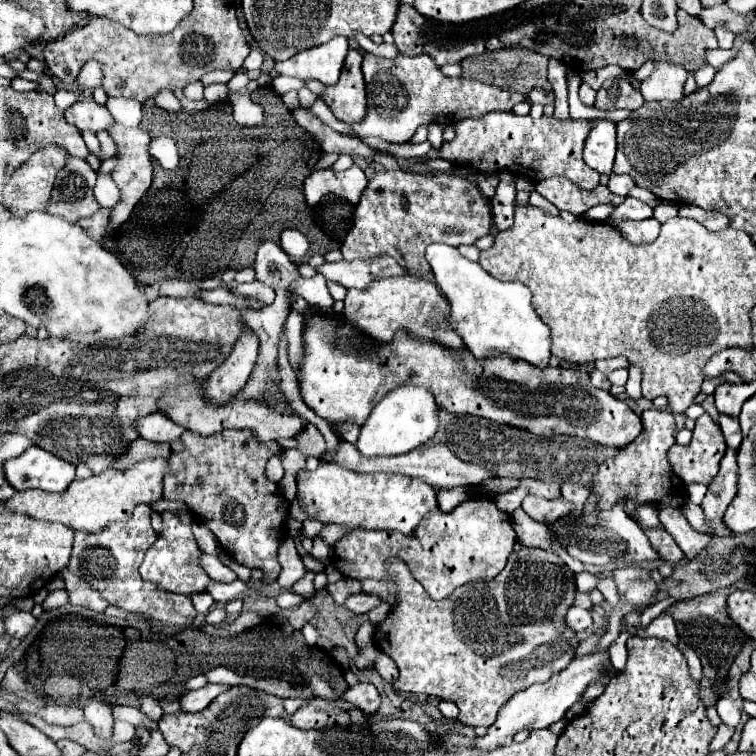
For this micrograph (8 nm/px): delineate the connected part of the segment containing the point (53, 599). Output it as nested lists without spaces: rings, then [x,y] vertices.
[[[53,590],[47,594],[45,602],[43,602],[43,610],[51,610],[51,608],[59,608],[63,604],[67,604],[69,596],[67,596],[67,590]]]

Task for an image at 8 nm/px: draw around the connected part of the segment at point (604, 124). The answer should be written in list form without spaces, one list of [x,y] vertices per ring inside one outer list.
[[[609,120],[593,122],[593,132],[589,132],[589,140],[585,140],[583,160],[589,168],[597,170],[599,174],[605,174],[605,176],[613,174],[615,122],[609,122]]]

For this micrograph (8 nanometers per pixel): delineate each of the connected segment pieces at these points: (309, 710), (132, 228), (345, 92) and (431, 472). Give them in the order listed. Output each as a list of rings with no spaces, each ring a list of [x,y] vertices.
[[[313,698],[307,704],[303,704],[293,716],[291,716],[291,724],[303,730],[309,728],[327,728],[333,724],[349,724],[349,714],[347,710],[339,708],[335,702],[329,700],[321,700],[321,698]]]
[[[271,86],[255,90],[253,102],[261,104],[265,112],[263,122],[253,128],[239,126],[233,120],[229,102],[213,104],[209,106],[209,110],[203,112],[167,112],[159,106],[153,106],[153,100],[147,100],[143,104],[141,122],[145,122],[145,128],[151,130],[151,136],[163,134],[179,138],[181,164],[177,172],[165,172],[157,162],[153,162],[153,184],[149,192],[137,204],[133,216],[103,240],[103,248],[119,256],[119,260],[133,274],[139,286],[161,282],[163,278],[201,280],[223,274],[229,268],[239,270],[251,266],[261,240],[279,242],[281,232],[291,228],[301,230],[309,238],[311,252],[319,250],[323,254],[337,248],[335,242],[325,238],[323,230],[315,224],[315,218],[303,198],[303,182],[311,174],[305,160],[305,138],[311,134],[291,118],[291,110],[283,104],[279,94]]]
[[[351,50],[345,58],[341,78],[333,86],[325,86],[321,98],[331,108],[337,120],[341,122],[361,122],[367,114],[367,94],[365,80],[361,72],[361,54]]]
[[[339,442],[337,448],[337,456],[335,462],[345,464],[347,468],[353,468],[357,472],[393,472],[393,474],[409,474],[409,476],[417,476],[423,478],[425,482],[433,484],[433,488],[457,488],[457,486],[477,486],[483,484],[485,480],[493,480],[497,478],[497,474],[493,470],[487,470],[479,464],[471,464],[471,462],[463,462],[459,460],[445,444],[435,444],[435,446],[421,446],[415,448],[407,454],[401,456],[387,456],[387,458],[365,458],[353,444],[349,442]]]

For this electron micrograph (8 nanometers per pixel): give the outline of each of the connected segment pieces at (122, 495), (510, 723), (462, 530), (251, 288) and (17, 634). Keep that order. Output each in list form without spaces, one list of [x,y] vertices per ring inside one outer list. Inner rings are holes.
[[[153,458],[133,464],[125,470],[105,470],[101,474],[93,474],[85,480],[73,480],[63,492],[45,492],[45,490],[21,490],[7,500],[7,508],[13,512],[21,512],[39,520],[61,522],[73,530],[83,532],[99,532],[107,522],[127,520],[137,504],[157,502],[161,500],[163,480],[171,472],[167,458]]]
[[[595,650],[595,652],[585,654],[581,658],[573,658],[567,668],[563,668],[557,674],[553,674],[547,682],[533,684],[533,686],[525,688],[523,692],[519,692],[517,696],[513,696],[505,704],[505,708],[501,708],[501,712],[497,714],[495,724],[489,726],[489,732],[485,736],[481,736],[481,738],[475,738],[473,744],[477,748],[493,750],[497,746],[511,744],[513,742],[513,736],[519,730],[523,730],[523,728],[527,728],[527,730],[549,728],[553,722],[563,720],[565,718],[565,712],[583,698],[583,692],[587,690],[587,686],[591,686],[593,682],[597,682],[605,674],[607,664],[609,664],[609,650]]]
[[[491,498],[467,500],[449,514],[443,514],[441,510],[433,512],[433,516],[421,524],[419,534],[405,536],[401,532],[351,530],[335,544],[335,566],[346,578],[381,580],[386,576],[386,571],[380,571],[381,566],[389,556],[397,556],[405,560],[413,578],[427,590],[427,594],[433,600],[441,600],[461,584],[497,576],[505,568],[515,542],[517,534],[511,526],[509,514],[501,512]]]
[[[263,282],[237,284],[237,288],[235,288],[235,290],[231,290],[231,292],[235,292],[235,294],[245,294],[245,296],[251,296],[251,298],[259,300],[259,302],[261,302],[261,304],[265,304],[265,306],[273,304],[273,300],[275,300],[275,290],[273,290],[273,288],[269,288],[269,286],[265,286]]]
[[[13,610],[7,618],[5,618],[5,628],[7,628],[7,634],[15,640],[21,640],[25,634],[31,632],[35,624],[35,616],[27,610]]]

